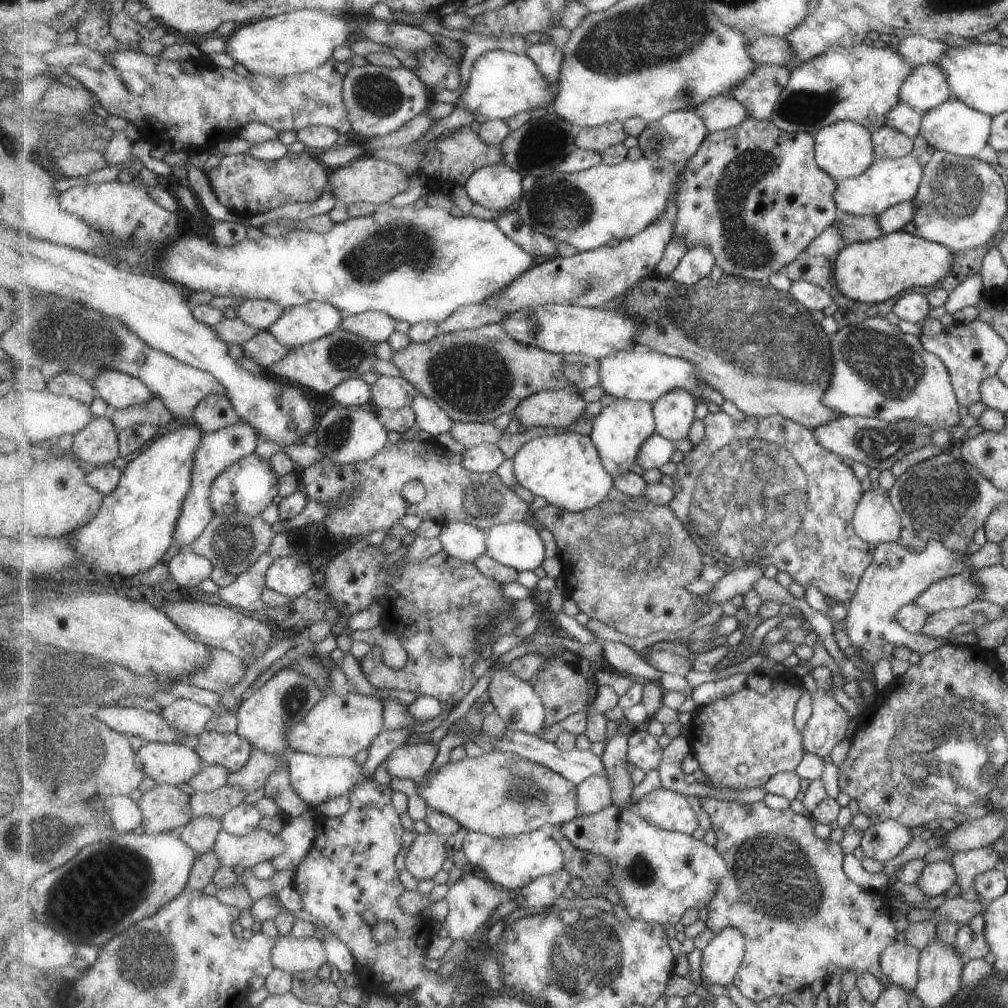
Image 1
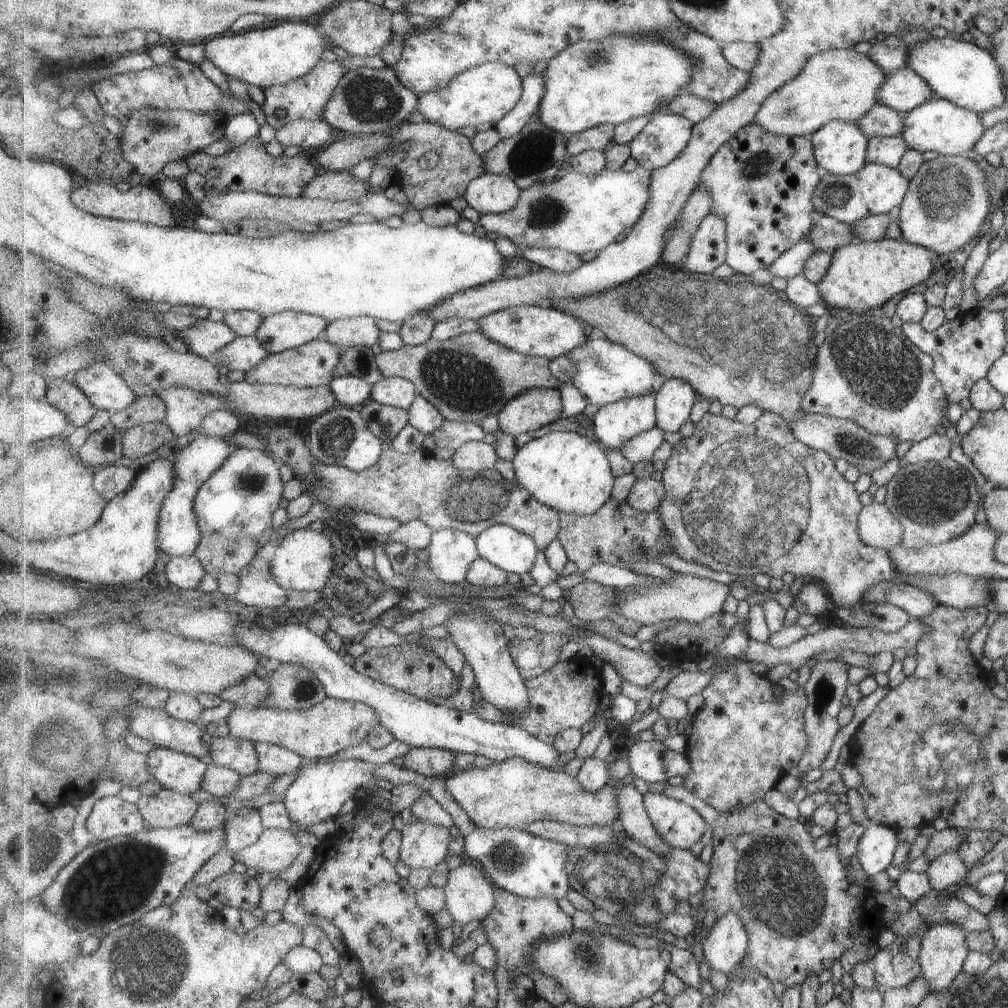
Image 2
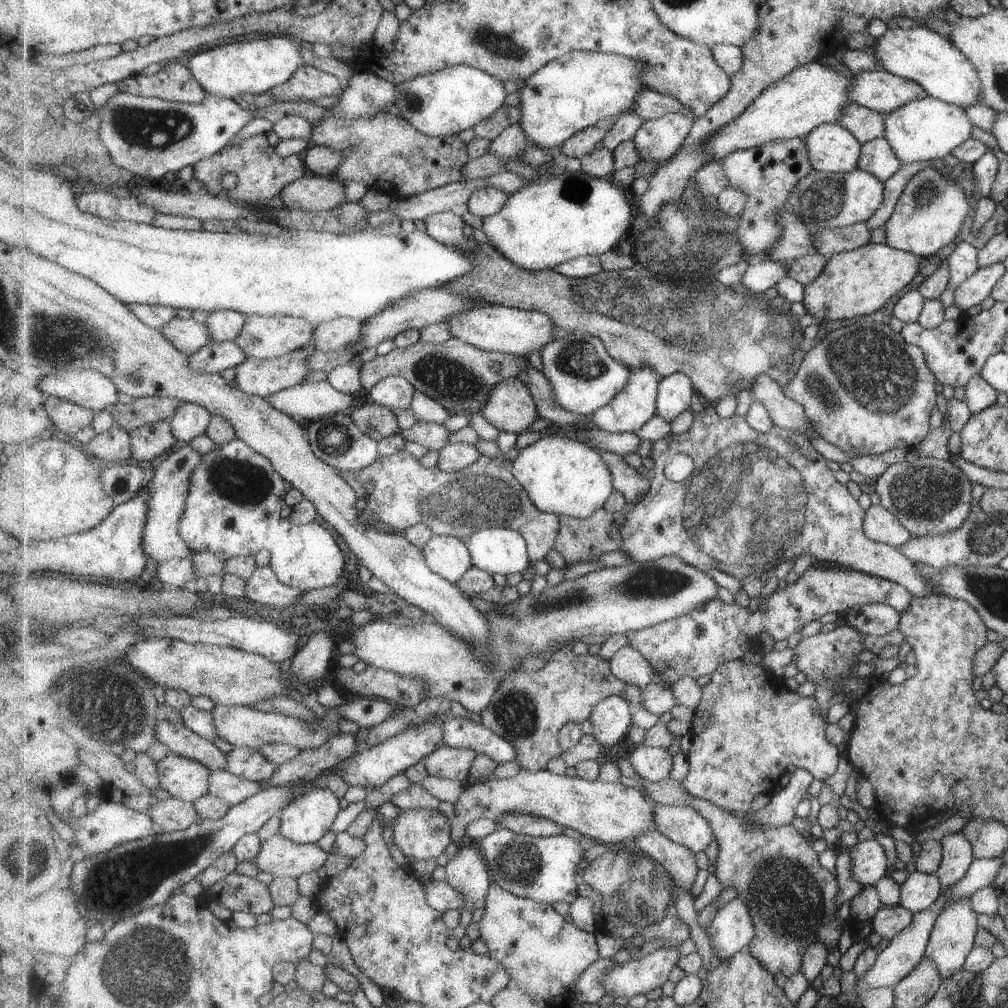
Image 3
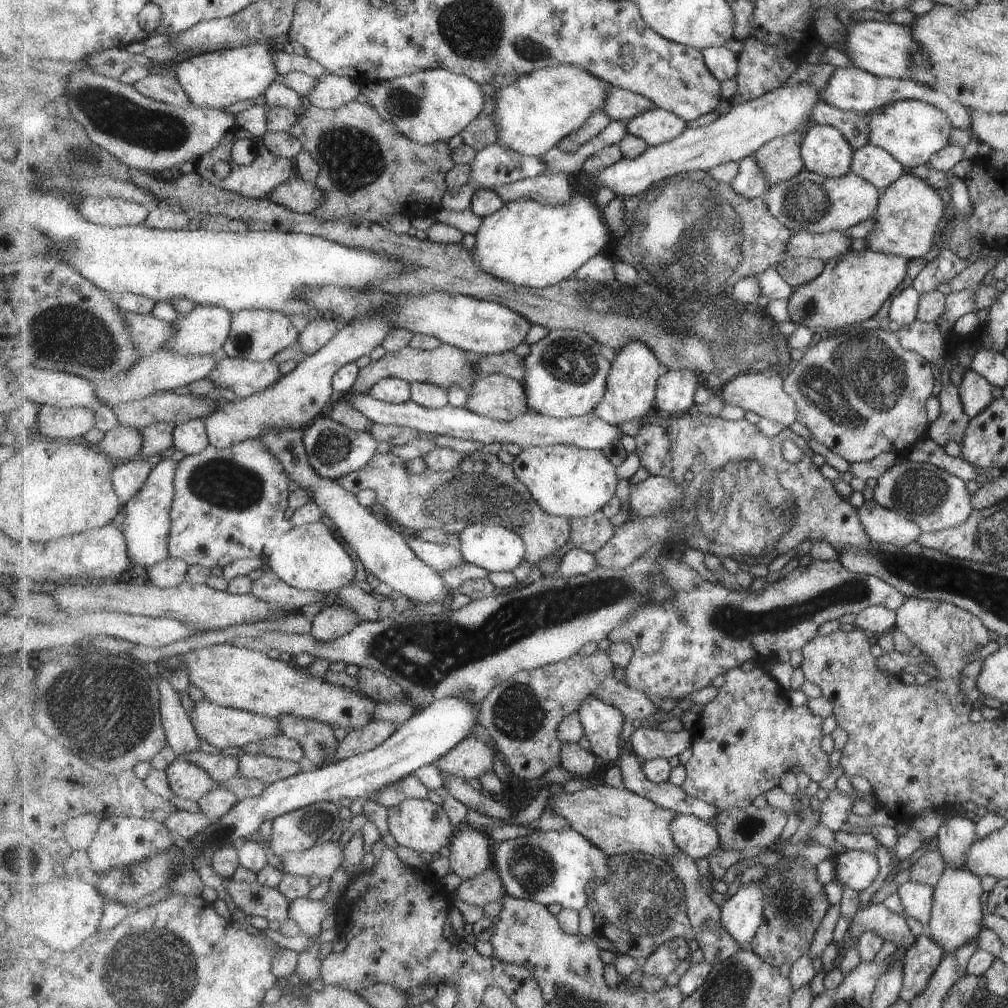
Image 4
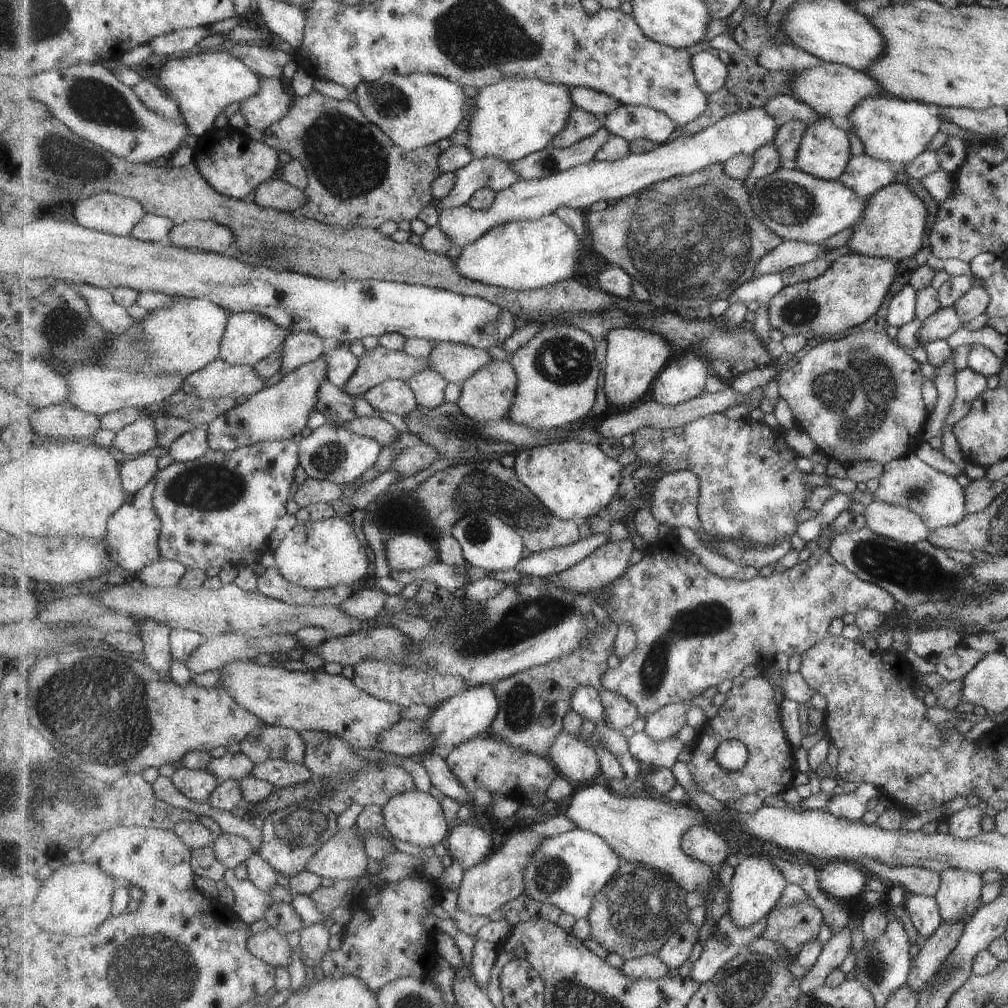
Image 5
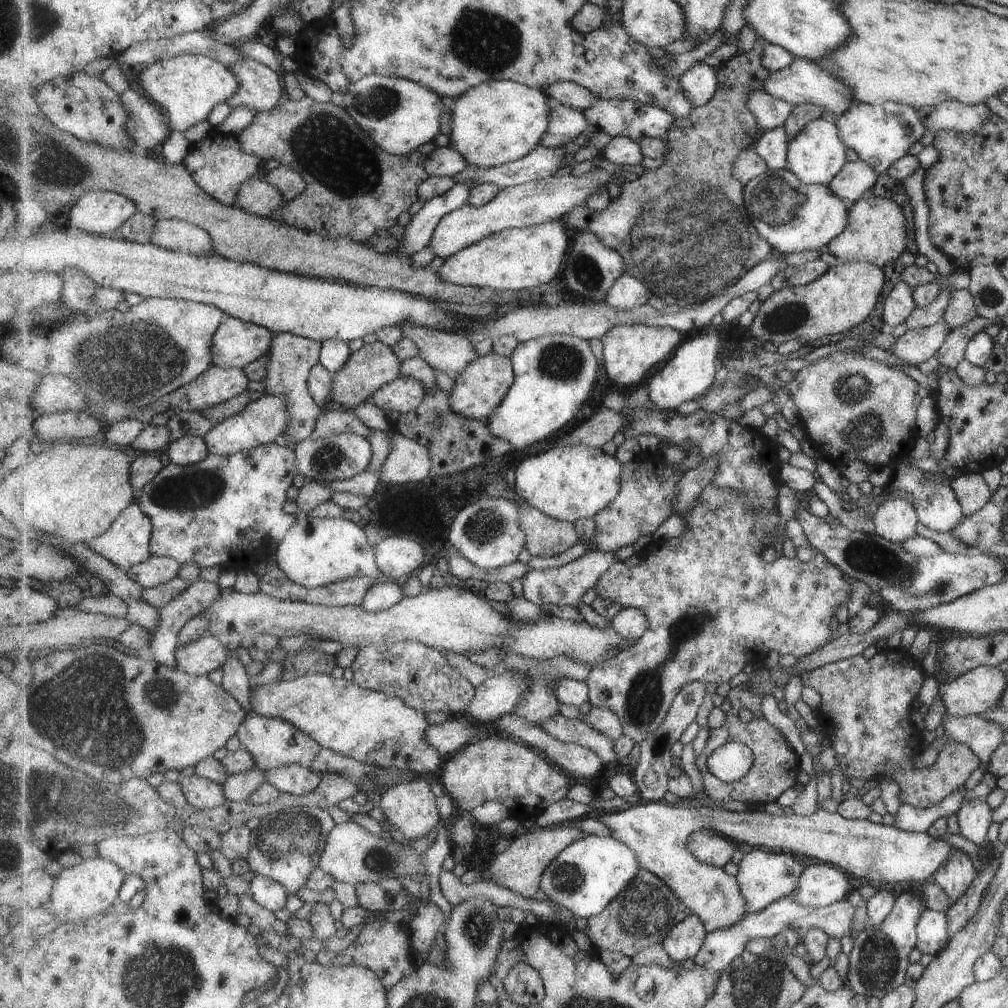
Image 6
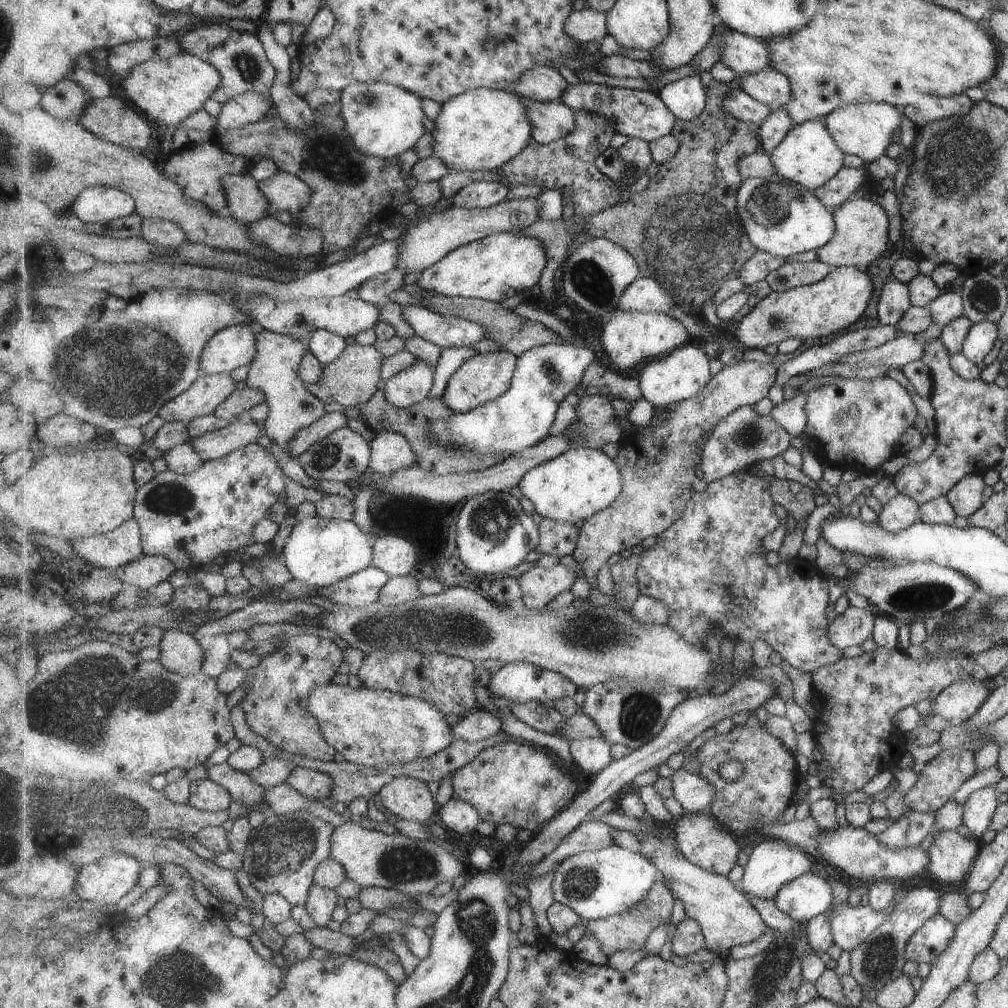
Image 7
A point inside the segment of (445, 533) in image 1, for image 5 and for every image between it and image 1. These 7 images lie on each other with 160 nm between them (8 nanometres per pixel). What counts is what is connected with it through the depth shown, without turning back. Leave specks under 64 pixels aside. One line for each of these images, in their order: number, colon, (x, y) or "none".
2: (452, 552)
3: (448, 556)
4: (440, 557)
5: (406, 552)

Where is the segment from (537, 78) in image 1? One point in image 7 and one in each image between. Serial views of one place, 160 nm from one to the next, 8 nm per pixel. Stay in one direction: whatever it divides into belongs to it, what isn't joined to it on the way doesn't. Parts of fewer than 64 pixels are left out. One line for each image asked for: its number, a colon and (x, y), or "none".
2: (486, 93)
3: (443, 103)
4: (430, 106)
5: (416, 110)
6: (400, 114)
7: (385, 120)

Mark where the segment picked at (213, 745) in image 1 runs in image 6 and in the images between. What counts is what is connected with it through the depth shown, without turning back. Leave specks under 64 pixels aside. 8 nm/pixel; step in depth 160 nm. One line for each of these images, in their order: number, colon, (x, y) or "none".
2: (242, 756)
3: (246, 762)
4: (261, 767)
5: (282, 774)
6: (298, 780)

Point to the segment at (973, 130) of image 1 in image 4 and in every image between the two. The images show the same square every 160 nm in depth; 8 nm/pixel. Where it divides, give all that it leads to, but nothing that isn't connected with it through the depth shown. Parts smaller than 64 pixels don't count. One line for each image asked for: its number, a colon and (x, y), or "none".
2: (938, 125)
3: (924, 129)
4: (910, 131)

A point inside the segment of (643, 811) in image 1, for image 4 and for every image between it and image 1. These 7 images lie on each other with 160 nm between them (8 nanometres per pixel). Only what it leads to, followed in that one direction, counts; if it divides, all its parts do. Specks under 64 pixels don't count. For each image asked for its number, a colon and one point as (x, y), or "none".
2: (679, 823)
3: (684, 825)
4: (693, 835)

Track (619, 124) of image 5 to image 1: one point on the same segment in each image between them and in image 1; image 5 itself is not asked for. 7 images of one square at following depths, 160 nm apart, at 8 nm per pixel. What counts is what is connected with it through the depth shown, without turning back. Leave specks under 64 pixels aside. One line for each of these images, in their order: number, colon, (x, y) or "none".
1: (677, 136)
2: (665, 137)
3: (660, 139)
4: (657, 126)

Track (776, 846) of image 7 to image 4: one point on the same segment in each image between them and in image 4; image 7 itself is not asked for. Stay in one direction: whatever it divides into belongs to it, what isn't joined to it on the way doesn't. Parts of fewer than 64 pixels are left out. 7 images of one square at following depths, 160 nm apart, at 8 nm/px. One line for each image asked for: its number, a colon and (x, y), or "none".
4: (742, 915)
5: (757, 885)
6: (765, 877)

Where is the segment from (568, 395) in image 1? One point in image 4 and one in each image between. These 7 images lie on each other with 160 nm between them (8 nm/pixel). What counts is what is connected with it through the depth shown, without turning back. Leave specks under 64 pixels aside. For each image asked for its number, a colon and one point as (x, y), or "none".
2: (531, 409)
3: (511, 407)
4: (498, 396)

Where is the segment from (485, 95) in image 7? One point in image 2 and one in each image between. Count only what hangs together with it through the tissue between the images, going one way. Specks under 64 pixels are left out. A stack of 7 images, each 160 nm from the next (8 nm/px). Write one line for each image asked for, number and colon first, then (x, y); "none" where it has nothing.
2: (590, 83)
3: (573, 92)
4: (533, 114)
5: (511, 119)
6: (496, 122)

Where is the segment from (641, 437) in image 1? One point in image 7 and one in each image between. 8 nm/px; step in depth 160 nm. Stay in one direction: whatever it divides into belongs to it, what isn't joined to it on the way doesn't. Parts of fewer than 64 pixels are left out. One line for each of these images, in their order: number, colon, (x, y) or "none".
2: (615, 423)
3: (637, 402)
4: (632, 383)
5: (635, 357)
6: (630, 351)
7: (630, 337)

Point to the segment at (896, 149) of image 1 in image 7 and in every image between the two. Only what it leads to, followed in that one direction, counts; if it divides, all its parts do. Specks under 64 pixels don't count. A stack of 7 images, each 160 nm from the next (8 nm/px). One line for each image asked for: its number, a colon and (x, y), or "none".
2: (887, 151)
3: (877, 157)
4: (875, 165)
5: (863, 175)
6: (854, 178)
7: (838, 188)

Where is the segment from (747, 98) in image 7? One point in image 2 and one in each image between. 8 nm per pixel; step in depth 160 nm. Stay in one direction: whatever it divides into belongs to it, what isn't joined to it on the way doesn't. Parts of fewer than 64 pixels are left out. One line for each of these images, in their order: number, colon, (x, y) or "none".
2: (879, 121)
3: (864, 124)
4: (853, 126)
5: (785, 107)
6: (771, 112)

